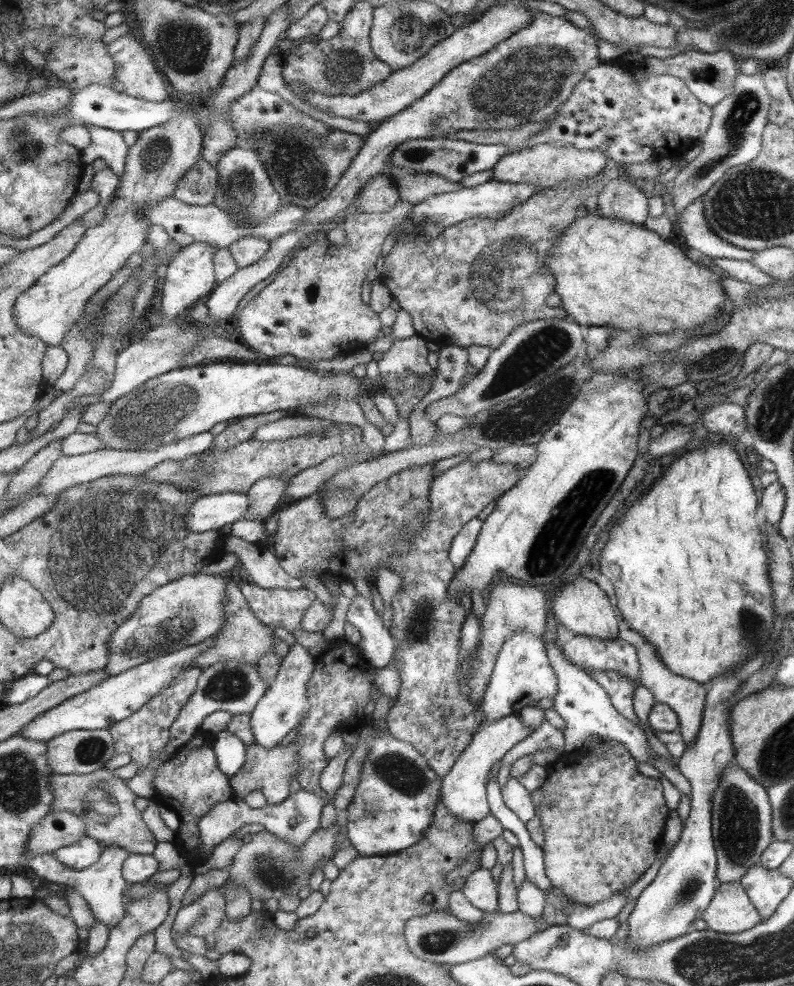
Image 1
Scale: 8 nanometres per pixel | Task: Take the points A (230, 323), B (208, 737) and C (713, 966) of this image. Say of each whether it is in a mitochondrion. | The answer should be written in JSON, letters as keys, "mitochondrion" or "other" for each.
{"A":"other","B":"other","C":"mitochondrion"}

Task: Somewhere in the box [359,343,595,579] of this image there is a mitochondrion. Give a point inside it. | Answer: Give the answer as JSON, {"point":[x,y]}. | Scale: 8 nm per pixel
{"point":[525,418]}

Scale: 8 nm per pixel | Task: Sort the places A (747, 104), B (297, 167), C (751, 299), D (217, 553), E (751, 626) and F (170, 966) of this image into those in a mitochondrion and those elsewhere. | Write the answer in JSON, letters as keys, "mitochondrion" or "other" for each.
{"A":"mitochondrion","B":"mitochondrion","C":"other","D":"other","E":"mitochondrion","F":"other"}

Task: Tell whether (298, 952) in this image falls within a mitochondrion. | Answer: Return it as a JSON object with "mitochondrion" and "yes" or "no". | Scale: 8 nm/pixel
{"mitochondrion":"no"}

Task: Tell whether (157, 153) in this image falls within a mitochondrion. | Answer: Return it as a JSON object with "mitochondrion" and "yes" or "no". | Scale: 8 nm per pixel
{"mitochondrion":"yes"}

